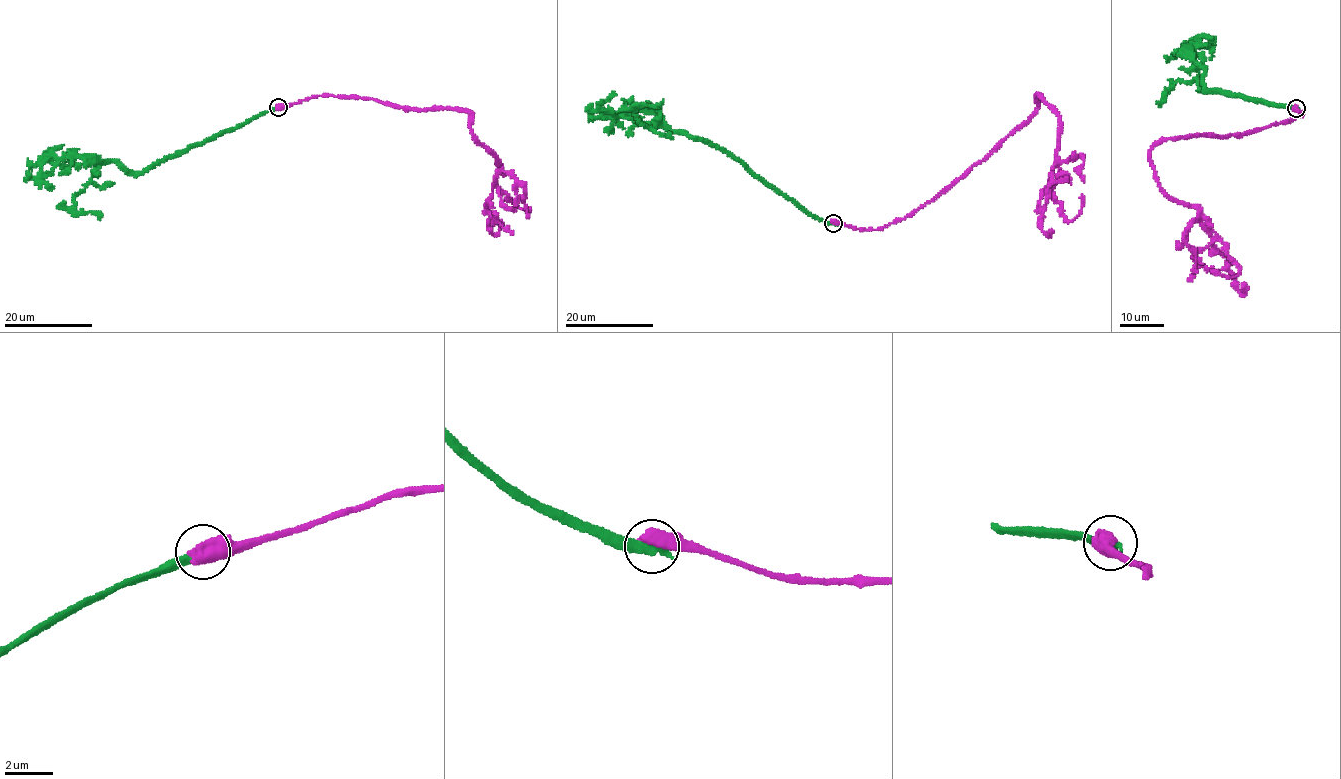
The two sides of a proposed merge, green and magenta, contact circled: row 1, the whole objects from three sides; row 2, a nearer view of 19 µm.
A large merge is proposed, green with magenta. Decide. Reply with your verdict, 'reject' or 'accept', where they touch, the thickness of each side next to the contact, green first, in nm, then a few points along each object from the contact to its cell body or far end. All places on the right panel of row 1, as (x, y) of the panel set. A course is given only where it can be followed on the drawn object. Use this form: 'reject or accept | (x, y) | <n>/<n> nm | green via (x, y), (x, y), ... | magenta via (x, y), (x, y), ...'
reject | (1296, 108) | 440/800 nm | green via (1296, 108), (1220, 89), (1206, 91), (1204, 68), (1197, 64), (1190, 52), (1192, 42), (1193, 49), (1166, 61) | magenta via (1295, 108), (1302, 116), (1287, 122), (1163, 138), (1150, 151), (1161, 189), (1198, 209), (1243, 294), (1243, 282)

